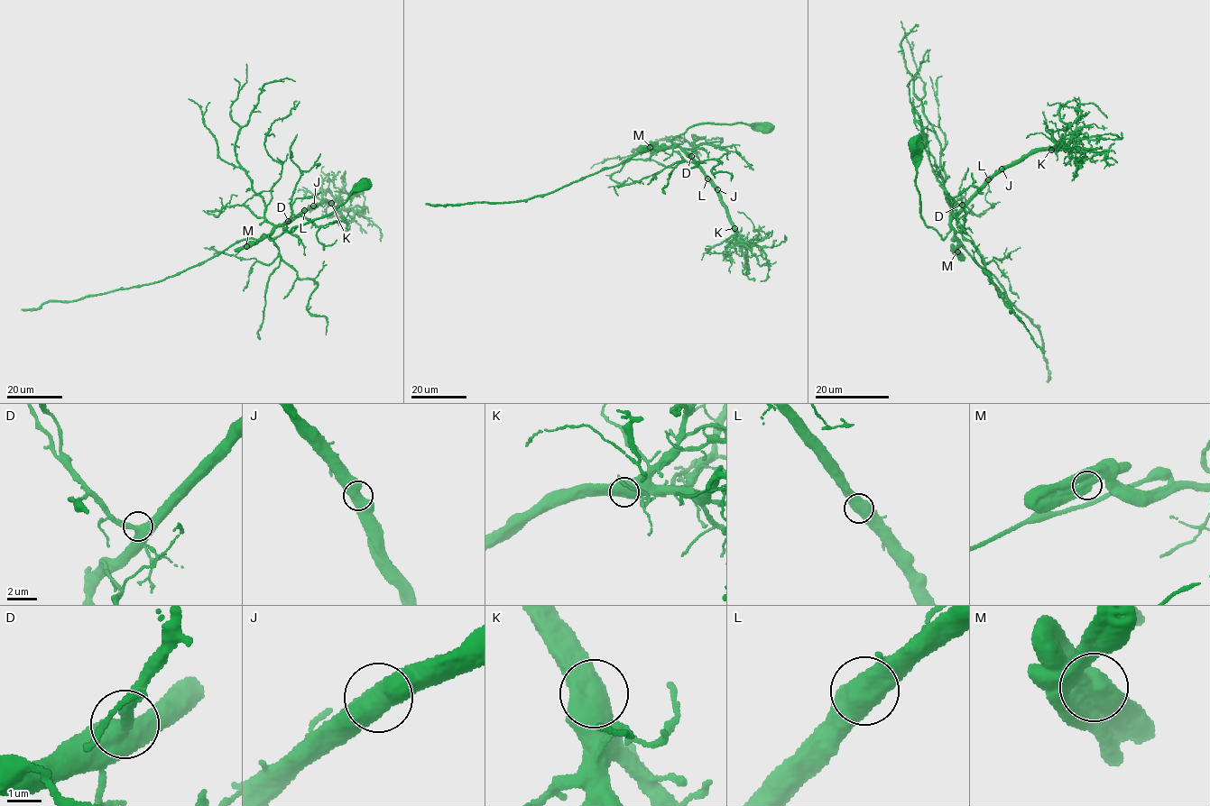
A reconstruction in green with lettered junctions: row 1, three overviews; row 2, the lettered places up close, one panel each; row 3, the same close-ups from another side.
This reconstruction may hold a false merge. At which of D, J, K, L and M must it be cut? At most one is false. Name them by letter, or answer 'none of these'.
none of these

